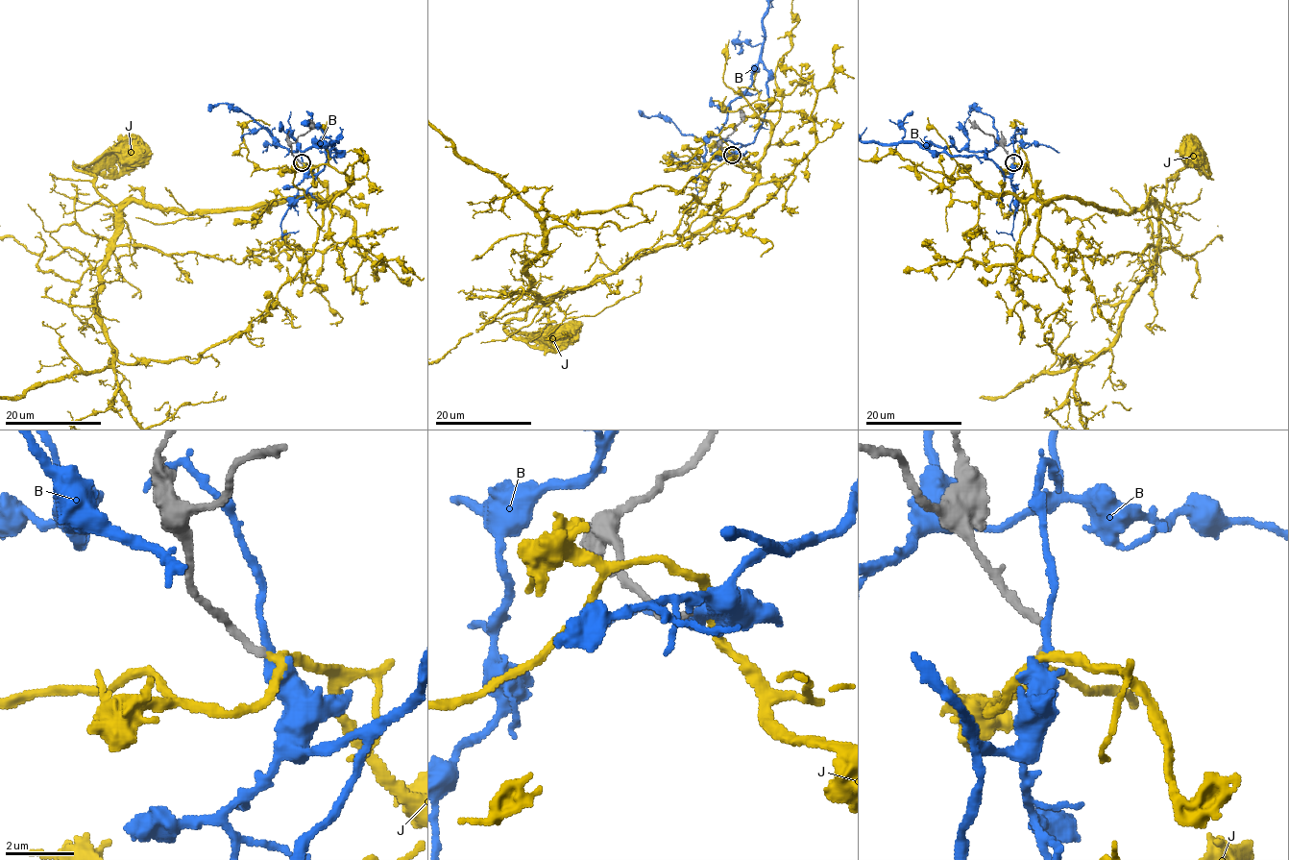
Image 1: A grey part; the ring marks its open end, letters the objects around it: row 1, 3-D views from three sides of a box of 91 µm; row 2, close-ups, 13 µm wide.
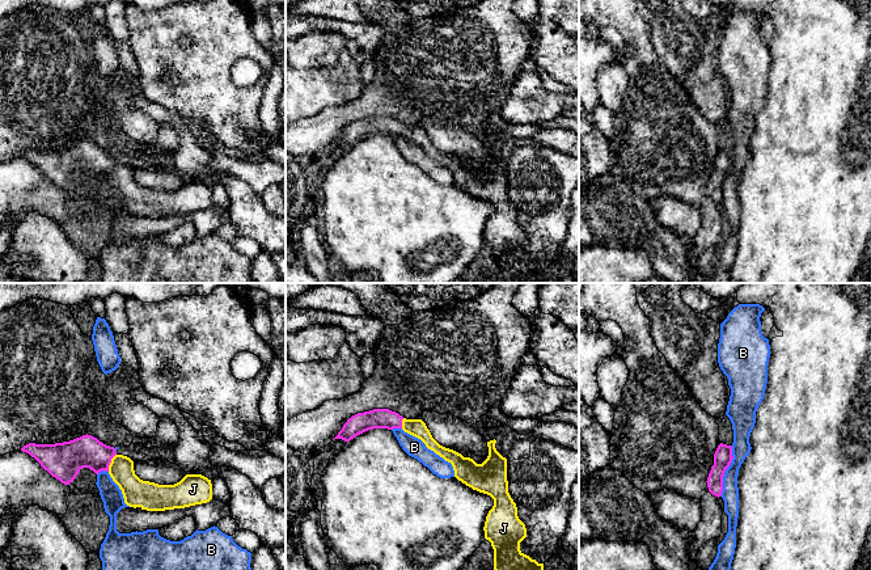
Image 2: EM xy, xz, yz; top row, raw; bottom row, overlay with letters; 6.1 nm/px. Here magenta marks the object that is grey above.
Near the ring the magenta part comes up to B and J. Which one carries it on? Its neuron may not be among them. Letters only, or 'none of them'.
J

